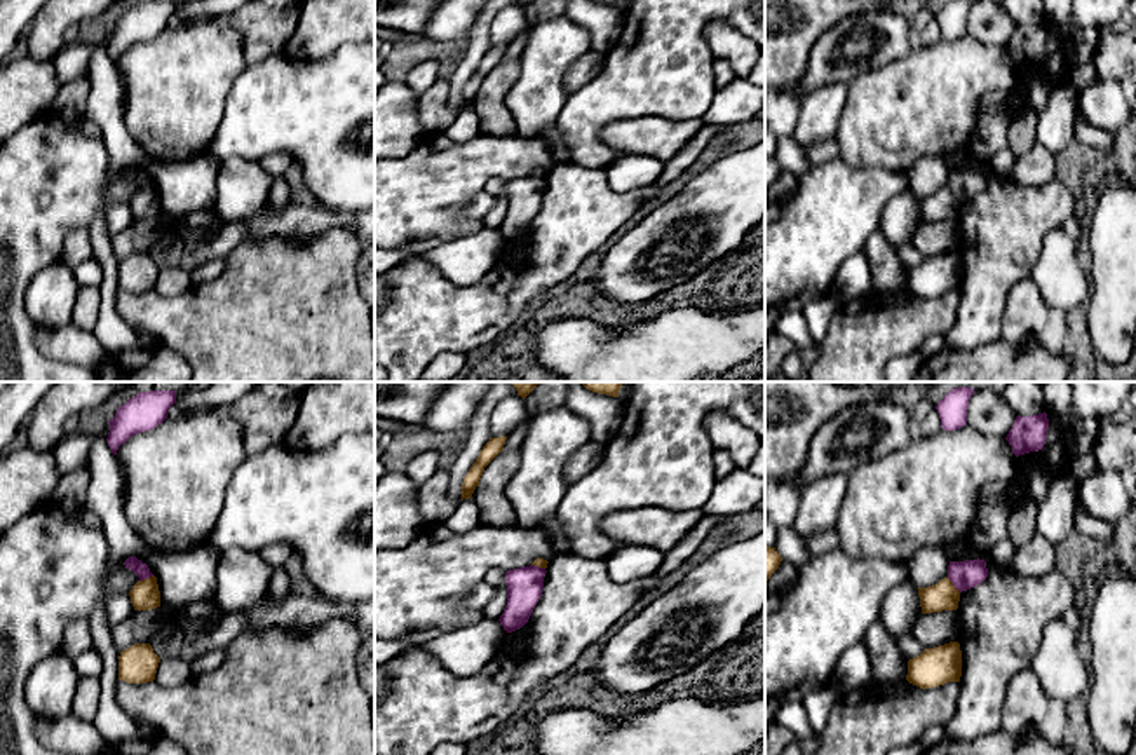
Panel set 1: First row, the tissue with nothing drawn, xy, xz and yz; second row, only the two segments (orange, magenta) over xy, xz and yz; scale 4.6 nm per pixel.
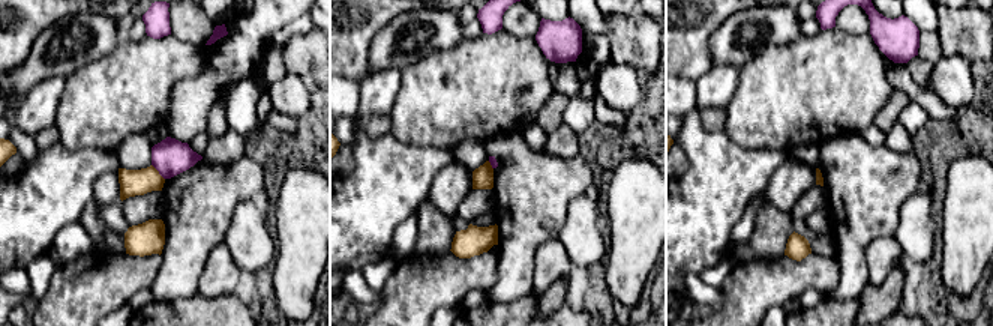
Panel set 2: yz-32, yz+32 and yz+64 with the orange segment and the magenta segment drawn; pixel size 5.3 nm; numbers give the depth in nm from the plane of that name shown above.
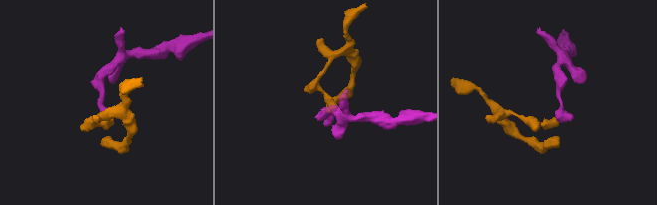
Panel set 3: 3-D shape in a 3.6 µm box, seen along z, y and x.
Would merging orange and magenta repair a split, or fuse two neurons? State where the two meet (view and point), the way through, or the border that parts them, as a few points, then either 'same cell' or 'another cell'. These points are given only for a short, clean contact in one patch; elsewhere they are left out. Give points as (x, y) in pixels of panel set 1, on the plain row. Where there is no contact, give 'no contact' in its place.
yz (952, 194) | along yz (946, 187), (960, 201) | another cell

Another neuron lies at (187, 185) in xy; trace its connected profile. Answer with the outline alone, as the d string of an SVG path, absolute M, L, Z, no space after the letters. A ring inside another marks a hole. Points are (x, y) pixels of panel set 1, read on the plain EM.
M211 152L176 162L150 162L160 201L160 216L176 221L192 211L216 207L216 176L221 160Z

